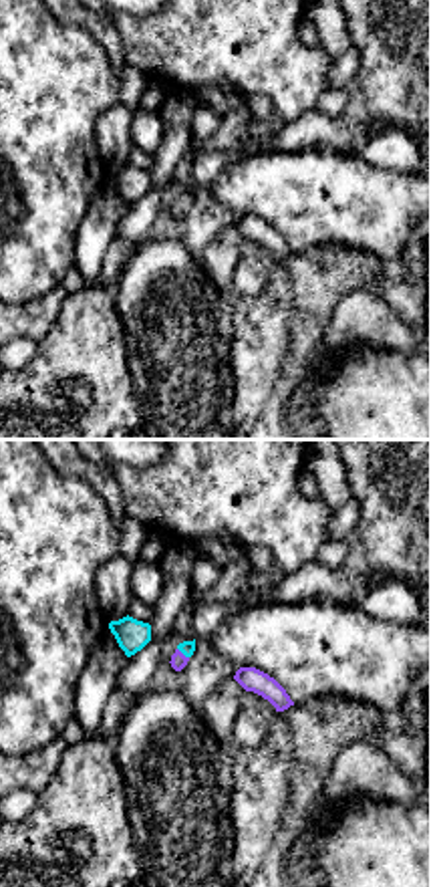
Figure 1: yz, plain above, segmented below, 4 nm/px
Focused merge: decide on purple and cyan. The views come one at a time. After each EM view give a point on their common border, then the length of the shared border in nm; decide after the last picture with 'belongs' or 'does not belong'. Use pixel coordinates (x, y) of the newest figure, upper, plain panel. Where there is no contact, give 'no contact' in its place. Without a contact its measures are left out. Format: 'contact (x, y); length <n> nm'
contact (182, 202); length 60 nm

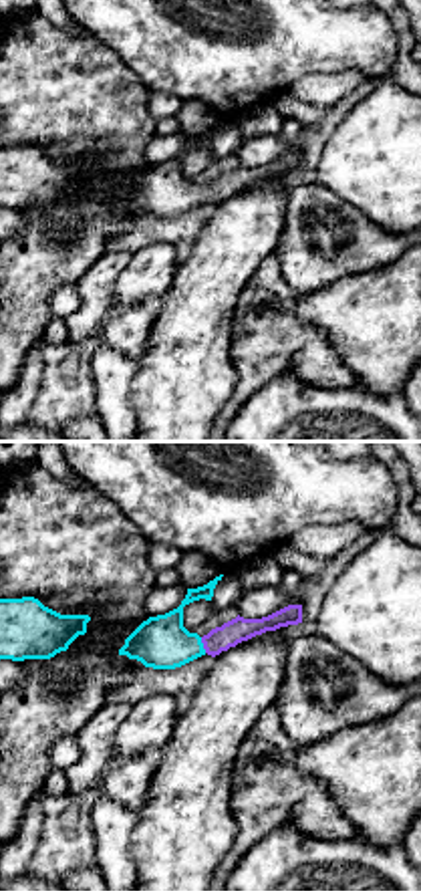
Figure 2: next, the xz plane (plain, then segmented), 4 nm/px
contact (204, 194); length 70 nm

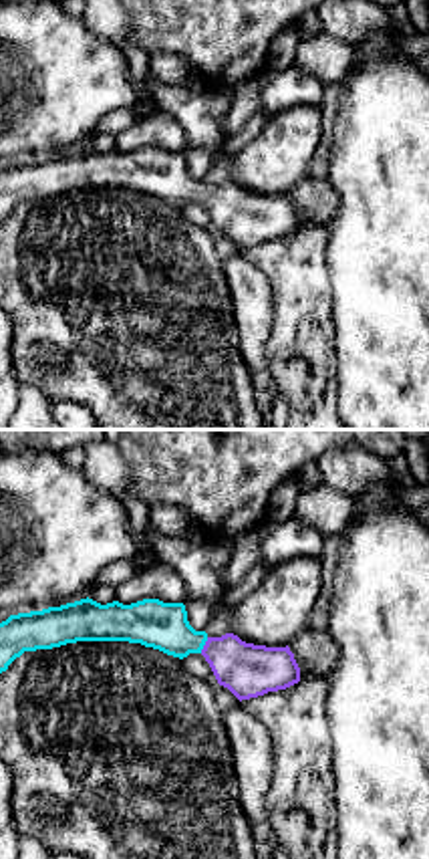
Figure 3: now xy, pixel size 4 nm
contact (204, 194); length 70 nm

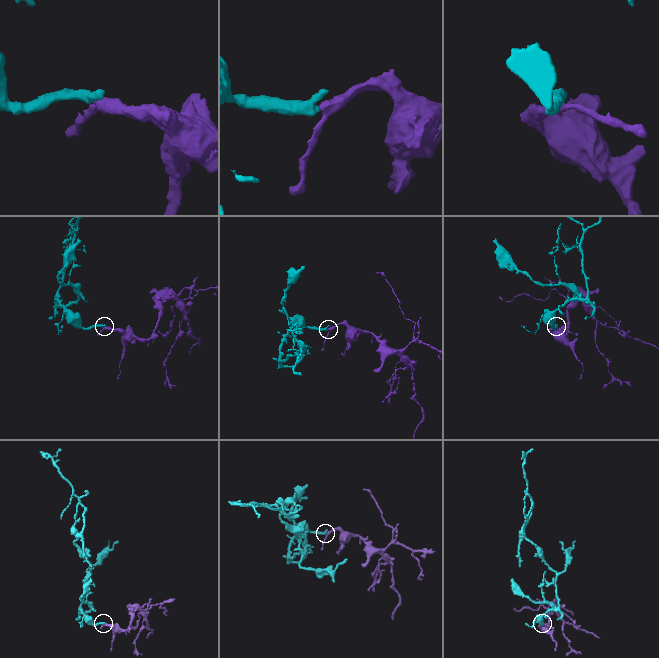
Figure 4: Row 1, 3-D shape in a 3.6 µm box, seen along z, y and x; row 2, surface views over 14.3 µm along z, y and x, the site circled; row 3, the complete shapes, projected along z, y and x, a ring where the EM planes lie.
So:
belongs

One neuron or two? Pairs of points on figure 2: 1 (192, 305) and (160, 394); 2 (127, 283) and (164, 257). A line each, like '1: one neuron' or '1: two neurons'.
1: one neuron
2: one neuron

